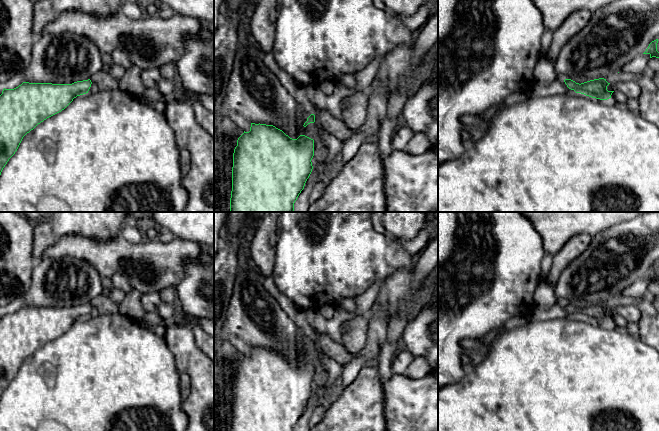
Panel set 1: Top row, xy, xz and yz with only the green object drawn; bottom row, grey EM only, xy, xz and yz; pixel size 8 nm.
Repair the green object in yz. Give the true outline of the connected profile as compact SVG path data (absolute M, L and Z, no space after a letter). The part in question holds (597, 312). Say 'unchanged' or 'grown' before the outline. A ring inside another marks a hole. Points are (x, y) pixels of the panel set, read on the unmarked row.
unchanged; M604 302L590 304L581 308L576 307L571 303L565 303L564 306L569 313L574 314L576 317L581 317L600 324L611 322L611 319L614 316L607 314L607 310L610 307Z

